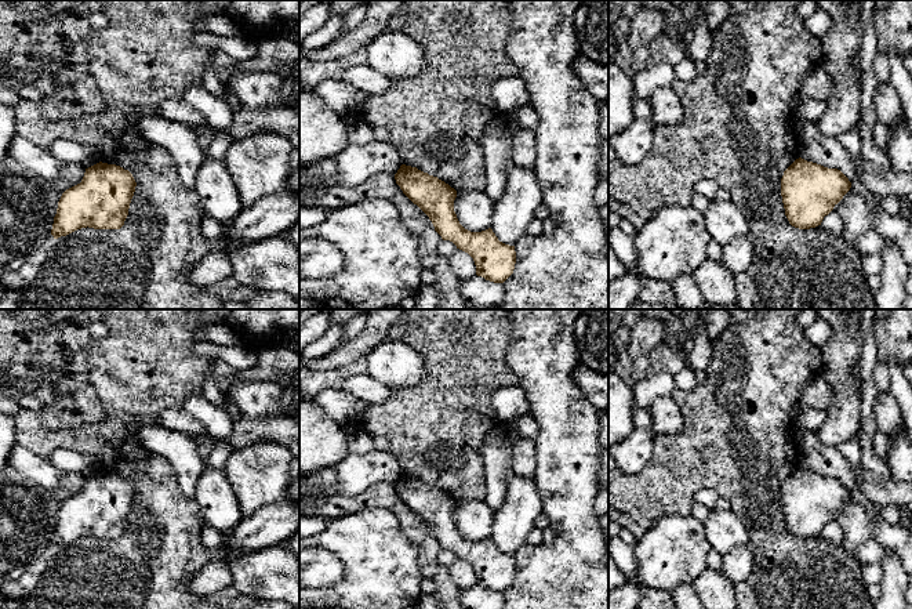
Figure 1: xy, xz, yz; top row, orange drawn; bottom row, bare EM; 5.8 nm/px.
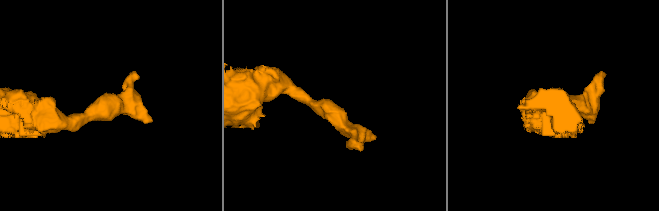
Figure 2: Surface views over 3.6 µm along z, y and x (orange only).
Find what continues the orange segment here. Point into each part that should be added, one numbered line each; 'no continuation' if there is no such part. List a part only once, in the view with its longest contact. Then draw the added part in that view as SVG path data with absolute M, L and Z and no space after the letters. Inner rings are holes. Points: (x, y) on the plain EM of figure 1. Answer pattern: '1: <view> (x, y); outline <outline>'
no continuation

